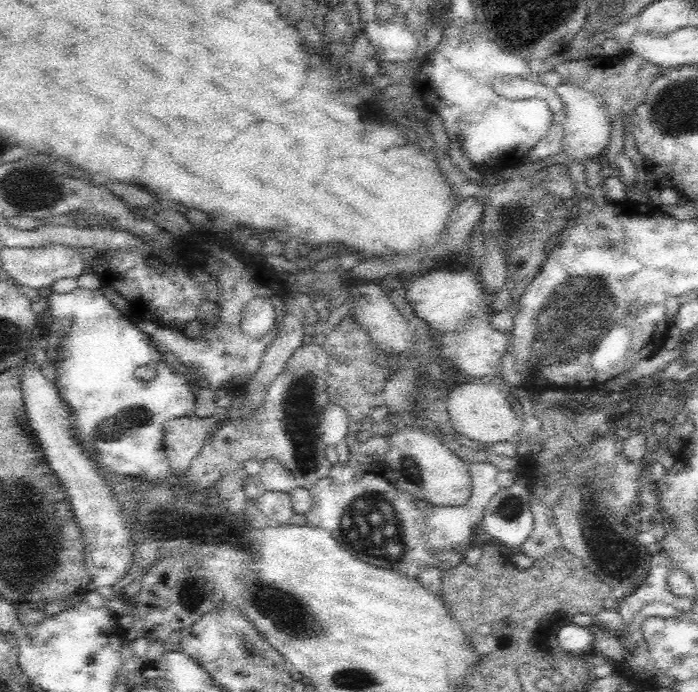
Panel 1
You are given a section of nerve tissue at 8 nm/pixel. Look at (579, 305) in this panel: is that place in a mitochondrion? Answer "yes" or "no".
yes

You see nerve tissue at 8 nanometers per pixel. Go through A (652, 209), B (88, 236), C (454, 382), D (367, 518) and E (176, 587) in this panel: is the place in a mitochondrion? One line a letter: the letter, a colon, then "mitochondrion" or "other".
A: other
B: other
C: other
D: mitochondrion
E: other

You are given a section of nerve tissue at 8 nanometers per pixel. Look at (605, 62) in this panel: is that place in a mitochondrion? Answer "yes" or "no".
no

